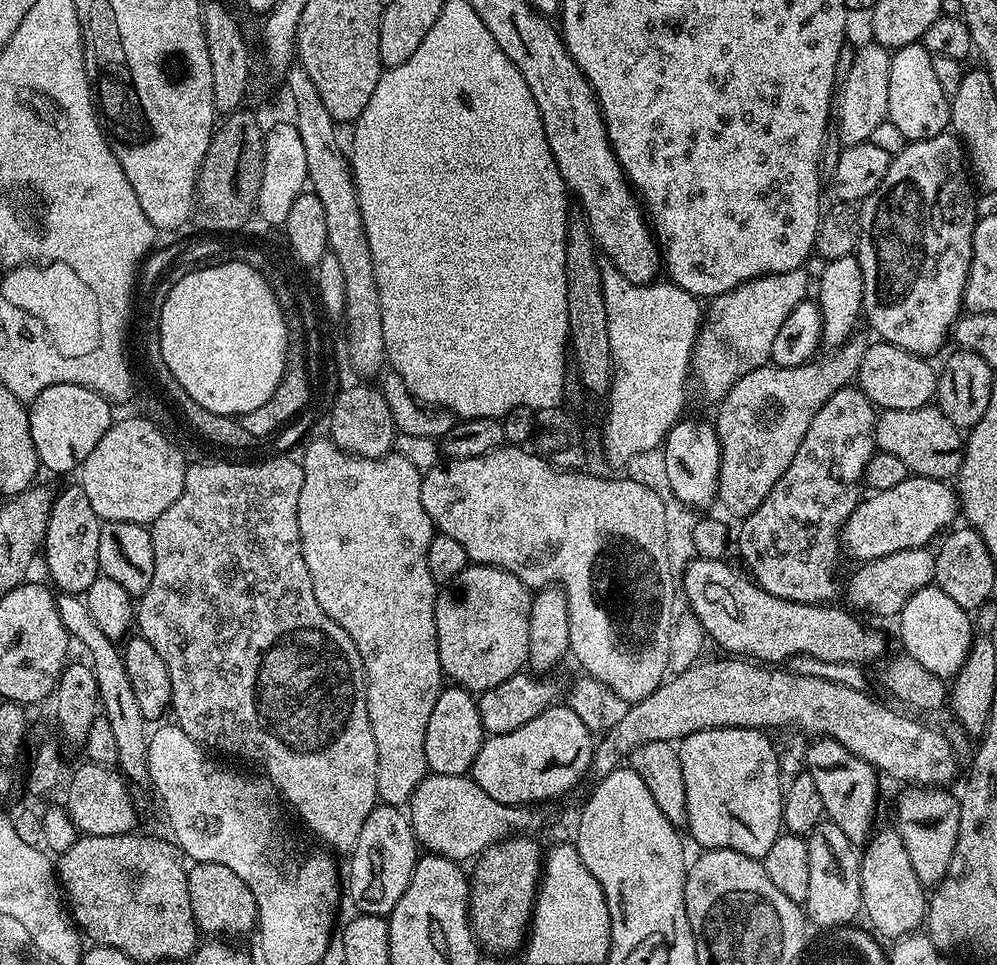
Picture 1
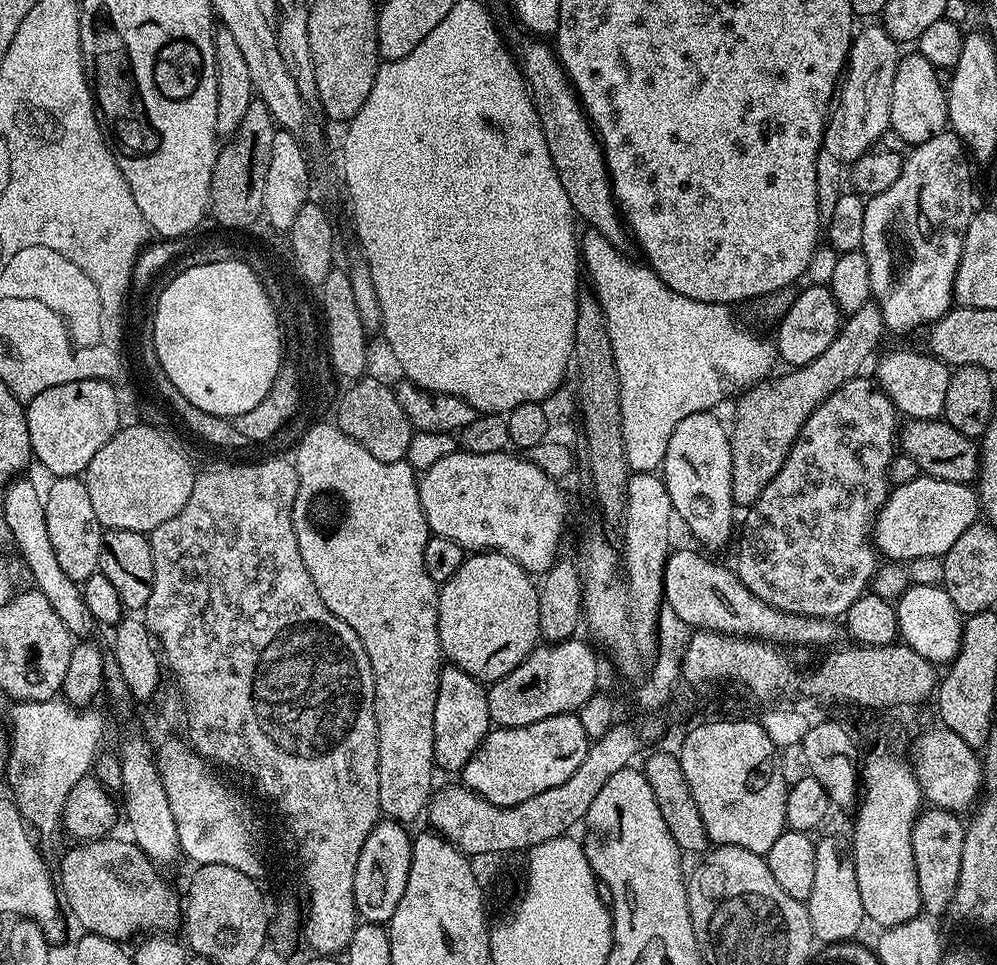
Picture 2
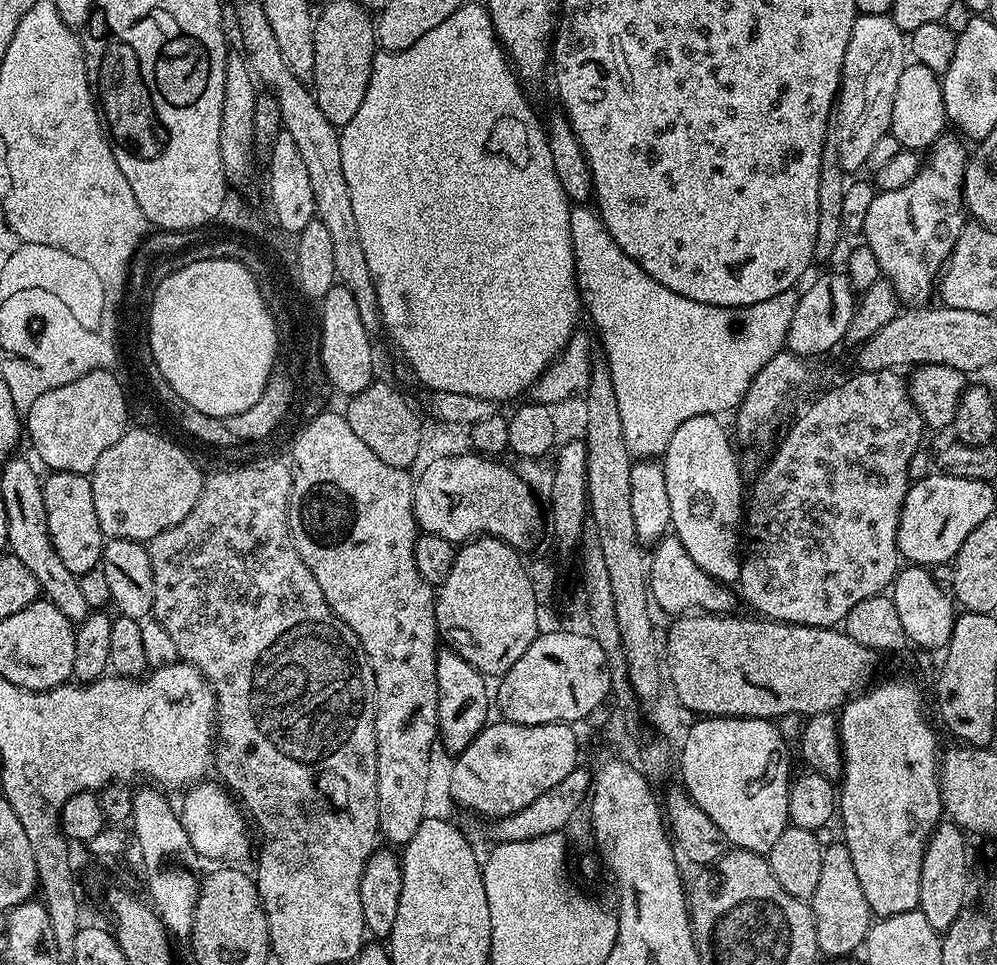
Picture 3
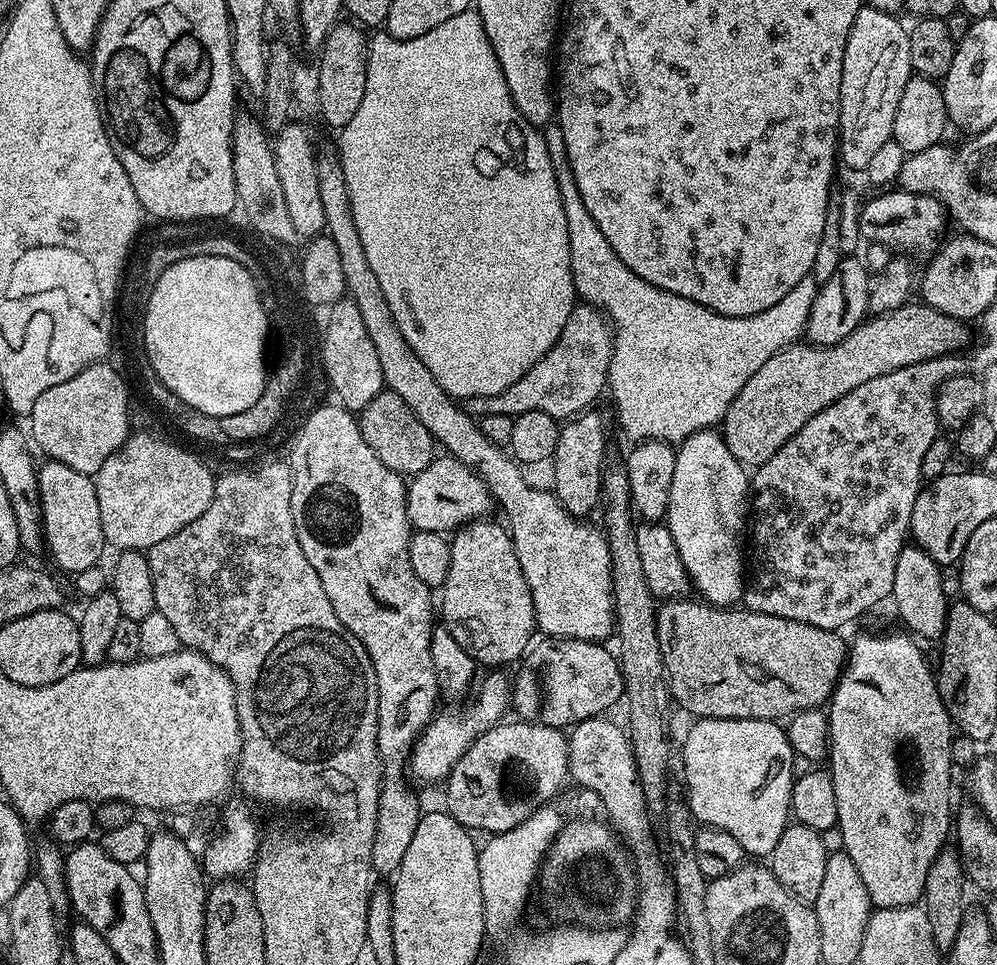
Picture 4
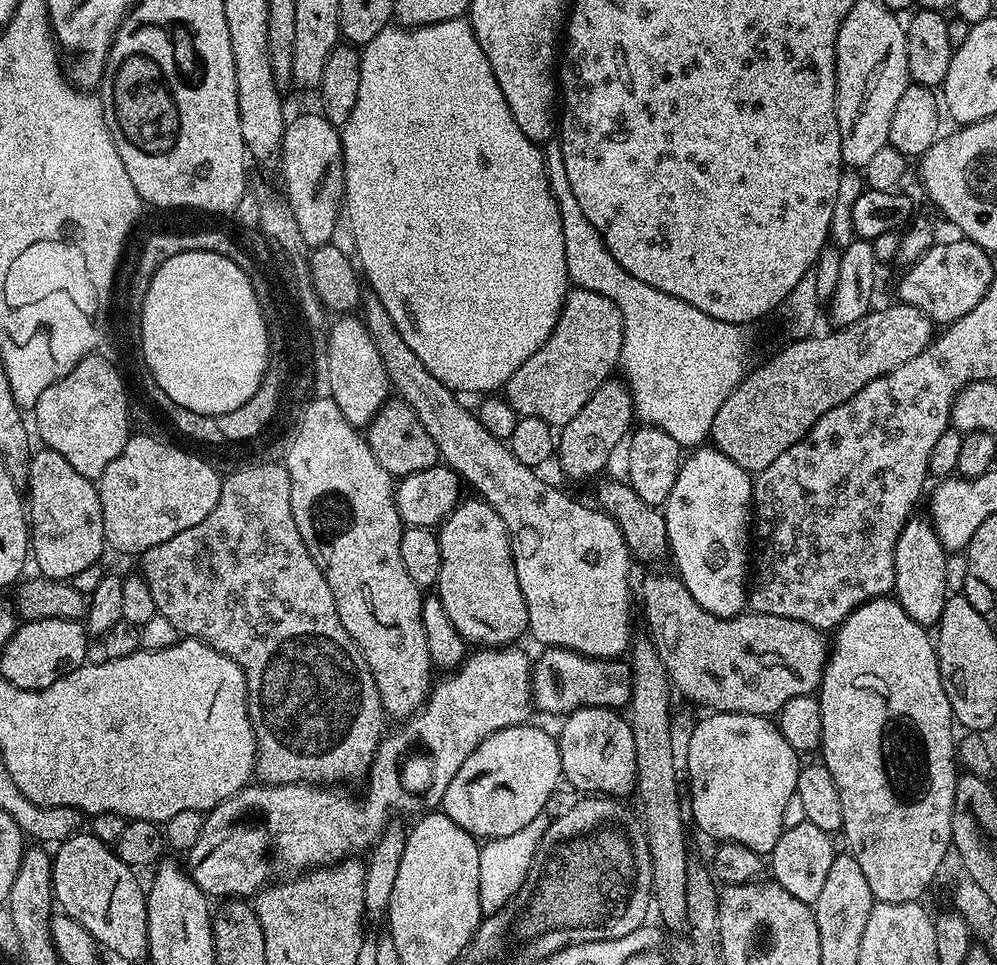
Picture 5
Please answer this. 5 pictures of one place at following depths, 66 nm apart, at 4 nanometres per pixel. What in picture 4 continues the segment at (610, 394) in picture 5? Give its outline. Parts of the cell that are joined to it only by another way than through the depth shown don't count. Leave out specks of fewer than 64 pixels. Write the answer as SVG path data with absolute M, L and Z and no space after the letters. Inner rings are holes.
M588 410L569 419L558 434L558 446L550 461L552 484L556 496L572 516L591 517L591 512L601 507L604 483L604 455L608 452L608 424L597 410Z

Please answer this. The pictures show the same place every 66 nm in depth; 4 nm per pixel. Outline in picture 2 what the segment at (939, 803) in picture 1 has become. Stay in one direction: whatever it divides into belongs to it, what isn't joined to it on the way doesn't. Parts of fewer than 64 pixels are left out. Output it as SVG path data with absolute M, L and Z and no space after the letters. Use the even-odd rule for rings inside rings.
M931 806L925 807L914 822L912 845L914 866L918 870L918 894L921 909L929 917L937 918L951 909L954 890L958 886L958 870L962 870L964 825L965 821L957 813Z

